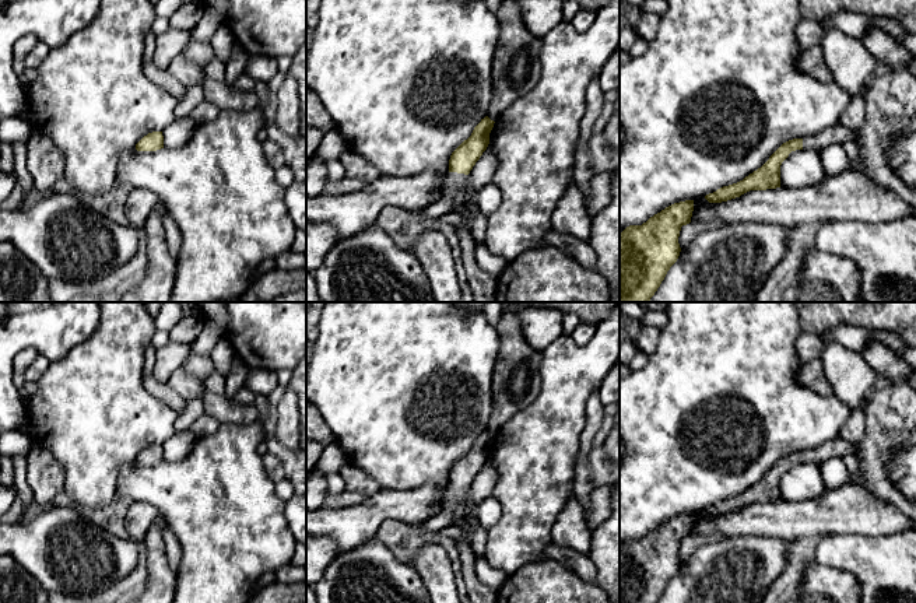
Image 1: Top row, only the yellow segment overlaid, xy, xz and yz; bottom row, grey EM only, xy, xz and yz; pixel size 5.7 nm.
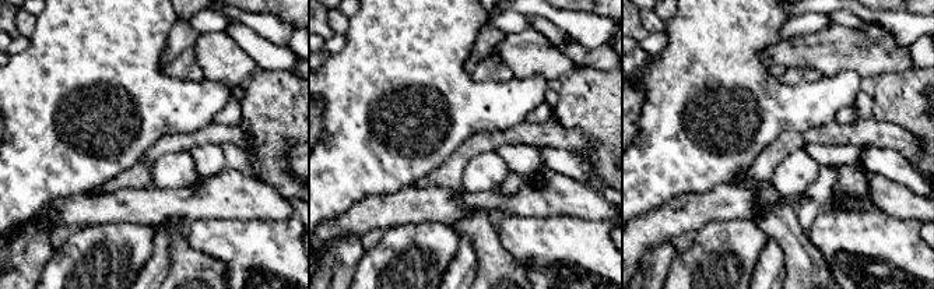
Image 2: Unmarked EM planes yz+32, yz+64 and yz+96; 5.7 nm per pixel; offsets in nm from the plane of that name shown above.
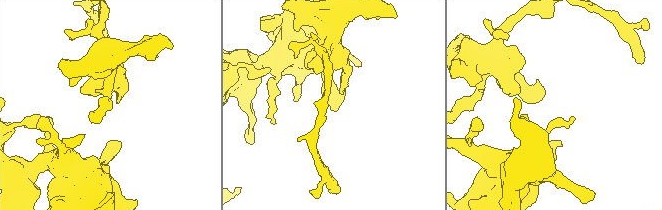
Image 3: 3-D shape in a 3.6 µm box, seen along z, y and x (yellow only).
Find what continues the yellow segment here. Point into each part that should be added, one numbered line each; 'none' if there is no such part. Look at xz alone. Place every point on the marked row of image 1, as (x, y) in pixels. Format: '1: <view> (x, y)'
1: xz (483, 286)

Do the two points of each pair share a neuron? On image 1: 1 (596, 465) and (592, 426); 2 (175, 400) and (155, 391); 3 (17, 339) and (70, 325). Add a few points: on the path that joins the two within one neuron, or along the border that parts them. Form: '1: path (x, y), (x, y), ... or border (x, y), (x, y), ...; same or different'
1: border (592, 448), (589, 467), (593, 481); different
2: path (171, 398), (160, 391); same
3: path (30, 329), (58, 329); same

